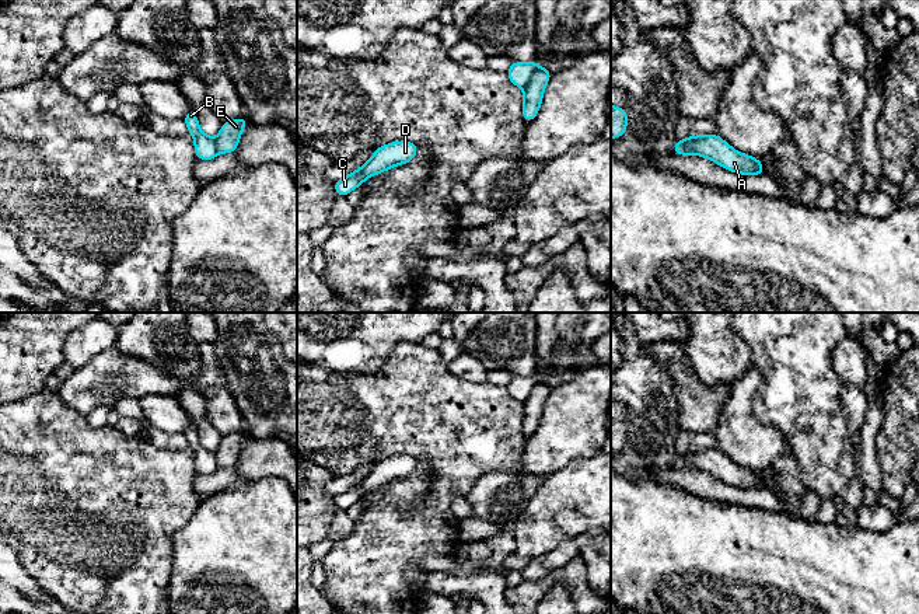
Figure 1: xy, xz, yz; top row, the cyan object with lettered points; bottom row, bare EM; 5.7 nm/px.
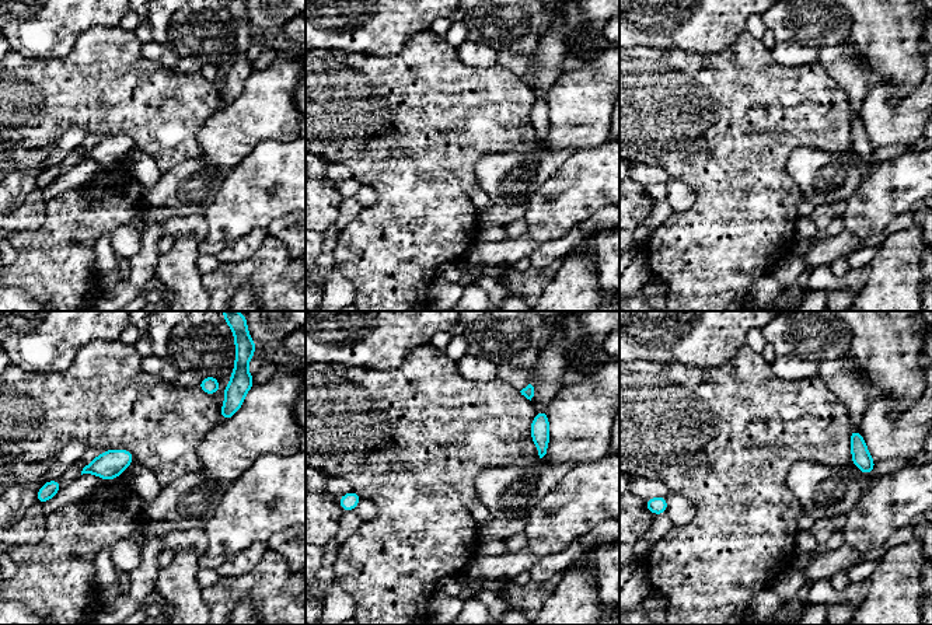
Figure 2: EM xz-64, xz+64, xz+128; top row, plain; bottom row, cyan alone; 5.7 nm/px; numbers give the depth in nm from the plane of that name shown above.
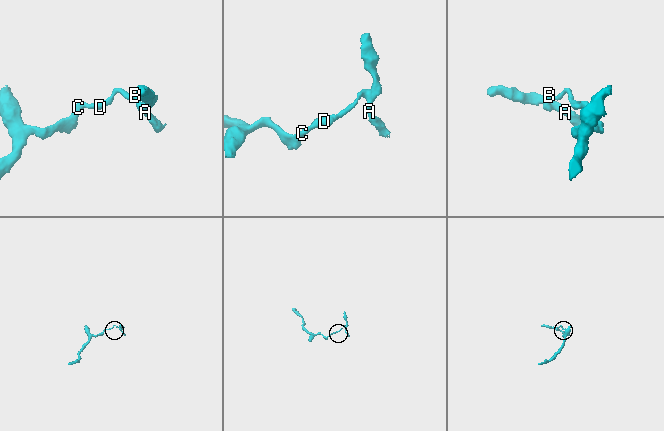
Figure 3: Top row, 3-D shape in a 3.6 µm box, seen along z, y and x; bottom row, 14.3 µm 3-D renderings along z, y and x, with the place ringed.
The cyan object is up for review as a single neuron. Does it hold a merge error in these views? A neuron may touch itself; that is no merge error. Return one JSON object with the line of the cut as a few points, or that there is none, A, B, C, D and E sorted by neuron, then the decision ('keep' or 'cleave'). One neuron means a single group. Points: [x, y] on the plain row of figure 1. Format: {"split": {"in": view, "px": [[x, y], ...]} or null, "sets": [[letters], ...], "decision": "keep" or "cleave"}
{"split": {"in": "xz", "px": [[538, 380], [523, 401]]}, "sets": [["A", "E"], ["B", "C", "D"]], "decision": "cleave"}

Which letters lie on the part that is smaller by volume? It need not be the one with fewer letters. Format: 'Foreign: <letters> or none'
Foreign: A, E

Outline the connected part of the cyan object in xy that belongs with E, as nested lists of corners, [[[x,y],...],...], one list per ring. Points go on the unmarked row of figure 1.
[[[247,430],[223,436],[220,449],[216,451],[219,467],[234,467],[242,443],[247,440]]]

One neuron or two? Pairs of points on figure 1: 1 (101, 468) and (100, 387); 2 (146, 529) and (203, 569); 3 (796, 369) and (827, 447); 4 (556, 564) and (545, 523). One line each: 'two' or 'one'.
1: two
2: two
3: one
4: two

